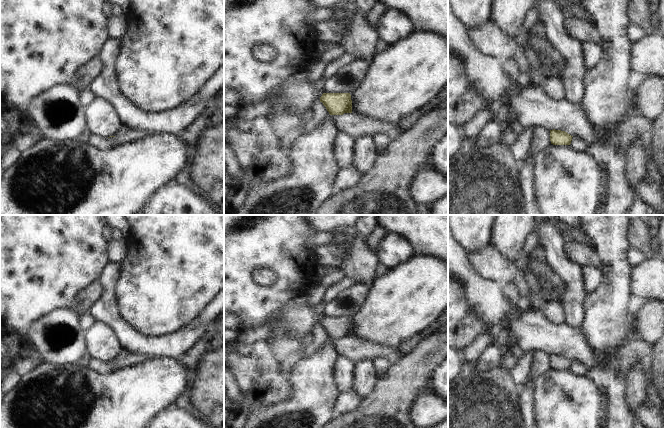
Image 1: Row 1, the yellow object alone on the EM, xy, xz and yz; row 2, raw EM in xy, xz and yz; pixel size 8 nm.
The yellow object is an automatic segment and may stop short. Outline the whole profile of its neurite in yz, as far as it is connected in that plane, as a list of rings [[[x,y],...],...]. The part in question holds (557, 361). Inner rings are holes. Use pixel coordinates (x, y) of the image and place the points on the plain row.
[[[550,354],[550,365],[553,369],[570,369],[572,361],[565,355],[561,354]]]

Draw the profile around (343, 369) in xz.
[[[338,355],[333,368],[333,376],[340,393],[350,391],[353,385],[353,370],[355,363],[350,359]]]

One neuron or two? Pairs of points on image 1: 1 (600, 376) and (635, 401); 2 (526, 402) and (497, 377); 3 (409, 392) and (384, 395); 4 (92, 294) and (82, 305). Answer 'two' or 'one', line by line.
1: two
2: two
3: one
4: one

